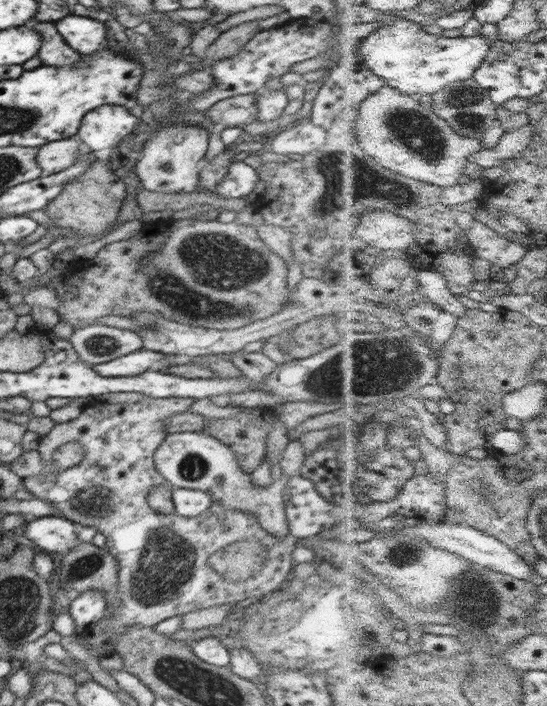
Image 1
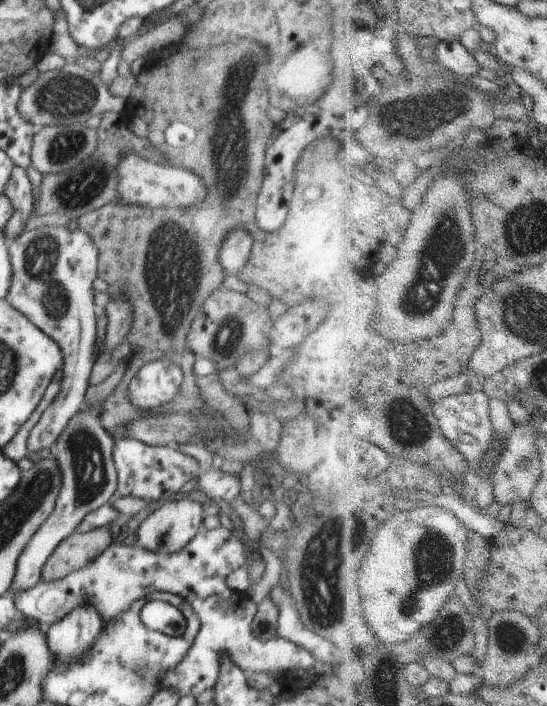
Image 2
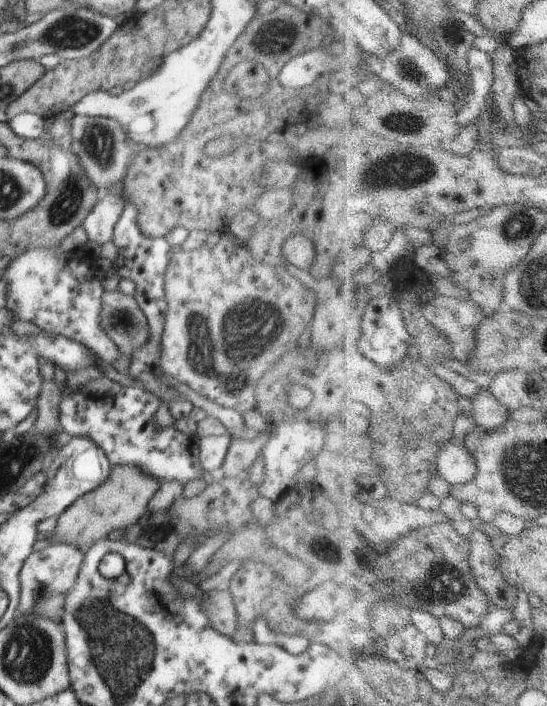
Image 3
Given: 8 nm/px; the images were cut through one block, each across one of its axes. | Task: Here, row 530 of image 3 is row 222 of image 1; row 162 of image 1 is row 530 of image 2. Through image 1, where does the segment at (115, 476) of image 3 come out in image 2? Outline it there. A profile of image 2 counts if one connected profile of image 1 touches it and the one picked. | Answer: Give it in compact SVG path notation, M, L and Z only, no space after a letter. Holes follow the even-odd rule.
M108 528L70 534L52 552L41 571L41 580L56 582L88 566L113 543Z

